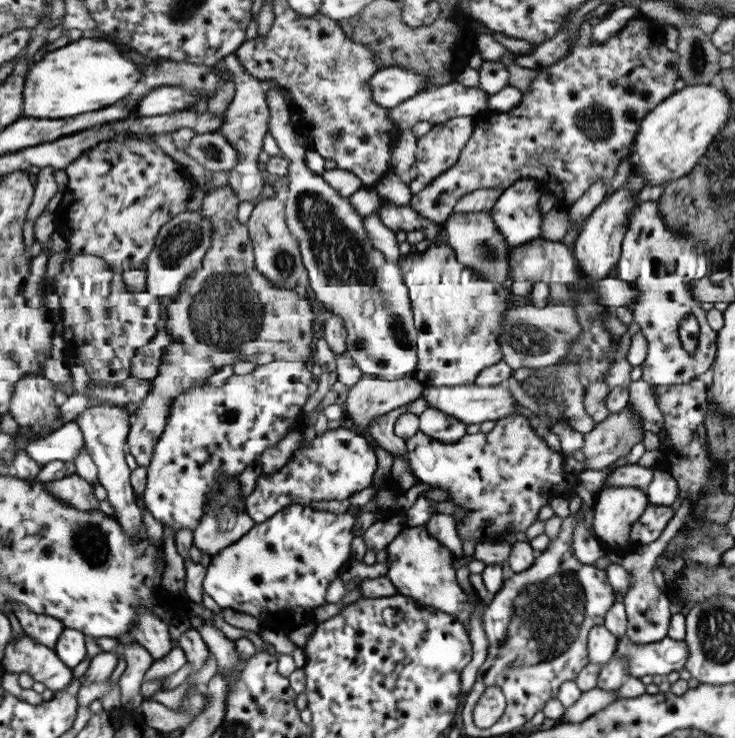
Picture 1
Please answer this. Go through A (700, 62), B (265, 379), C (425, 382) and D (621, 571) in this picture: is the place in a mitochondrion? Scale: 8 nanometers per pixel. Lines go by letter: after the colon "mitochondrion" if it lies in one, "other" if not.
A: mitochondrion
B: other
C: other
D: other

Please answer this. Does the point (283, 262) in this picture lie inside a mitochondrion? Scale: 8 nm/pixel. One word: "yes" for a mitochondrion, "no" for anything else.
yes

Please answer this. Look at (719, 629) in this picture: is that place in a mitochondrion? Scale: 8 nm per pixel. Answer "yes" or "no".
yes

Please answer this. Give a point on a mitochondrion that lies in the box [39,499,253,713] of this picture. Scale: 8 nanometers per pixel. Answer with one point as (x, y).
(86, 538)

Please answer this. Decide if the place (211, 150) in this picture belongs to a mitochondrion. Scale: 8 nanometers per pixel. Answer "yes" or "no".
yes

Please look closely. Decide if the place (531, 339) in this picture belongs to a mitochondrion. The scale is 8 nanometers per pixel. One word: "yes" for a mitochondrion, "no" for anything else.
yes

